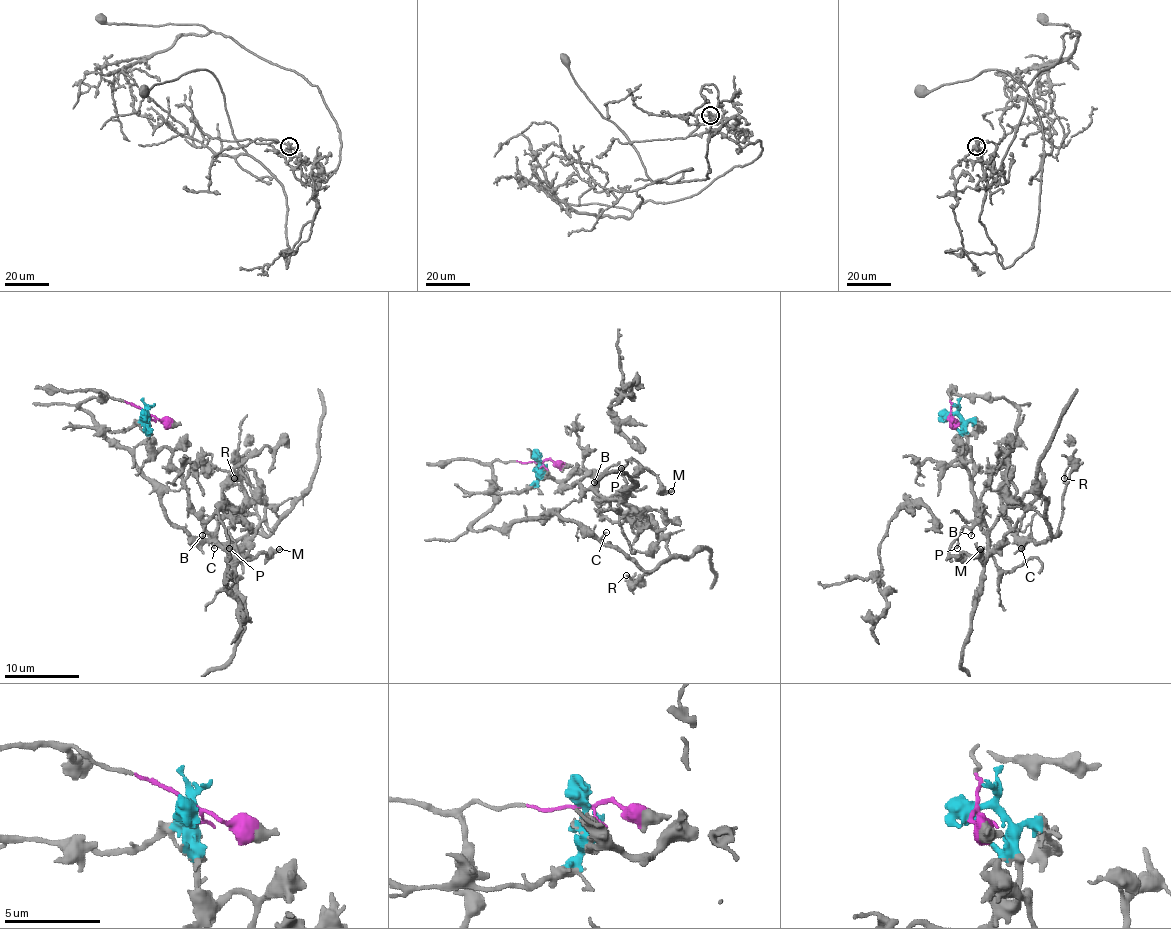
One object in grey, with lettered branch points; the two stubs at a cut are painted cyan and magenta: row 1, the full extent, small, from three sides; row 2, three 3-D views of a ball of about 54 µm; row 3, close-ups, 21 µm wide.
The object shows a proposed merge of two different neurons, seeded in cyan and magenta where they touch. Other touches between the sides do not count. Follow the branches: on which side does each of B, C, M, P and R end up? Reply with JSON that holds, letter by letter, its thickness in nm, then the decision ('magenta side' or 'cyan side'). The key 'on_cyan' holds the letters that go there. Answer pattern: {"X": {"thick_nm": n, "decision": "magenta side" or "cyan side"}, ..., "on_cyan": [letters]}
{"B": {"thick_nm": 150, "decision": "cyan side"}, "C": {"thick_nm": 110, "decision": "magenta side"}, "M": {"thick_nm": 320, "decision": "cyan side"}, "P": {"thick_nm": 170, "decision": "cyan side"}, "R": {"thick_nm": 140, "decision": "magenta side"}, "on_cyan": ["B", "M", "P"]}

